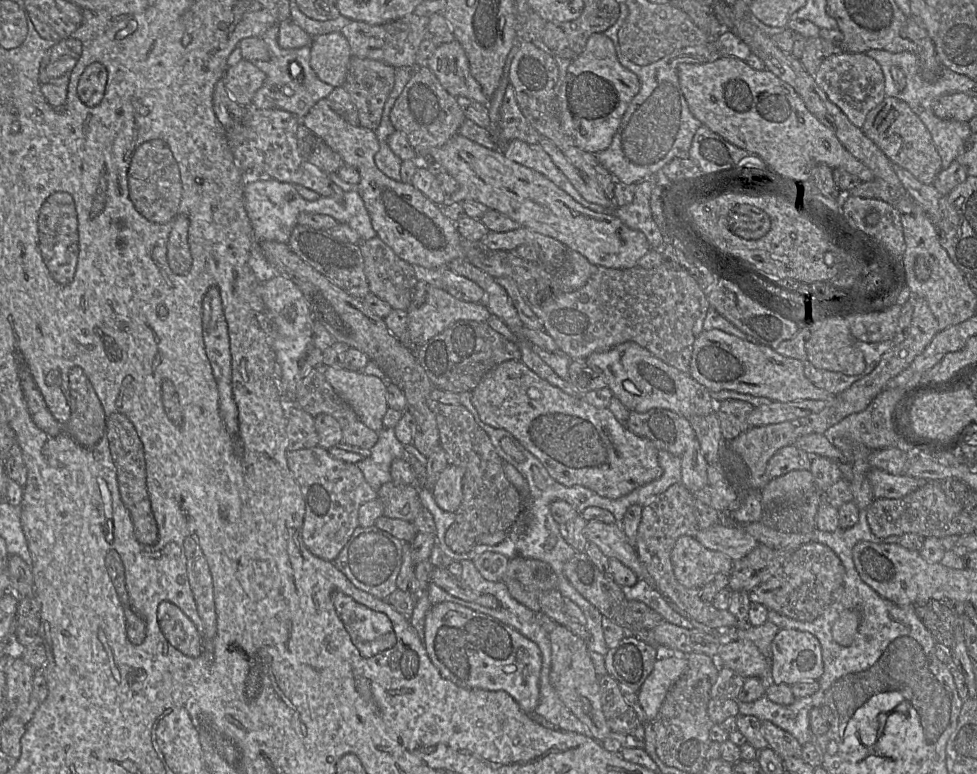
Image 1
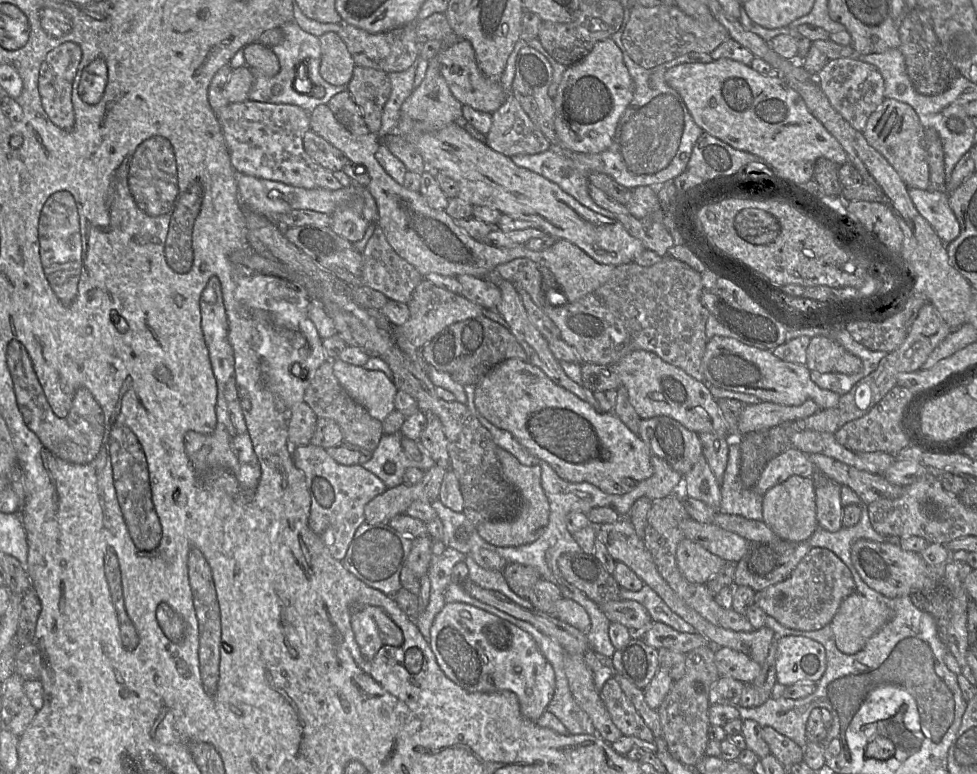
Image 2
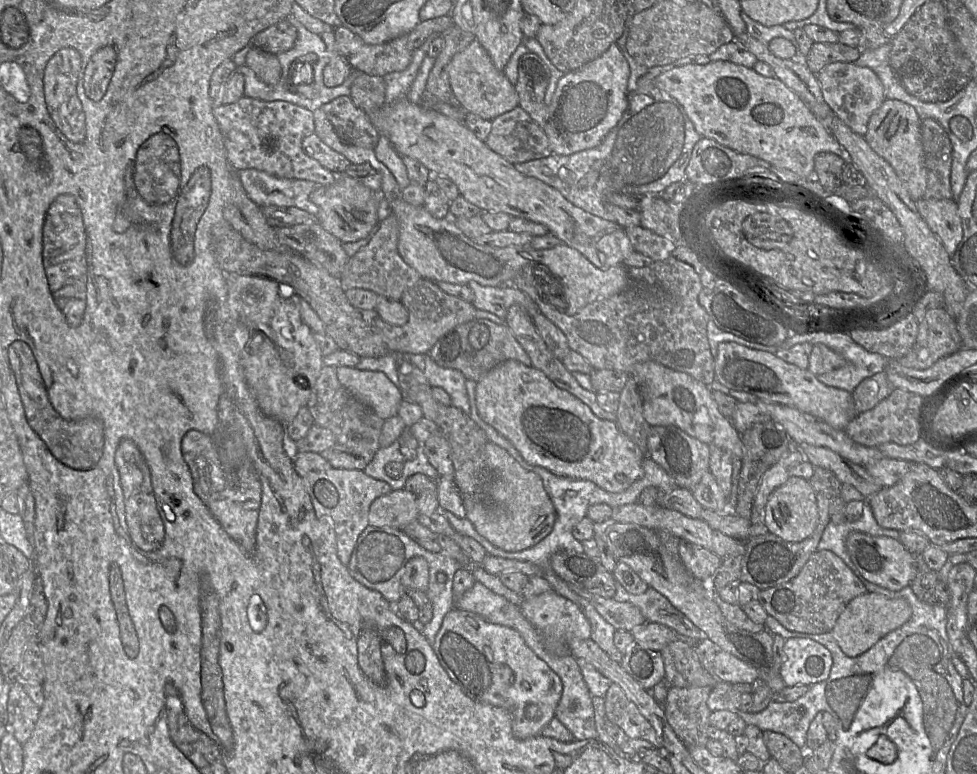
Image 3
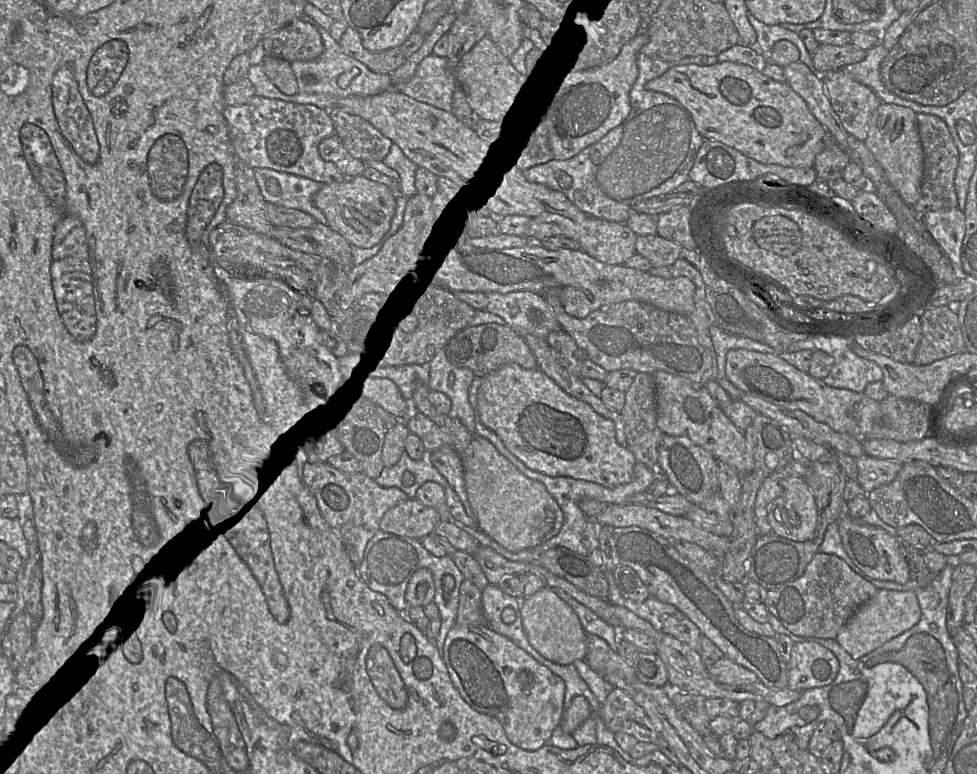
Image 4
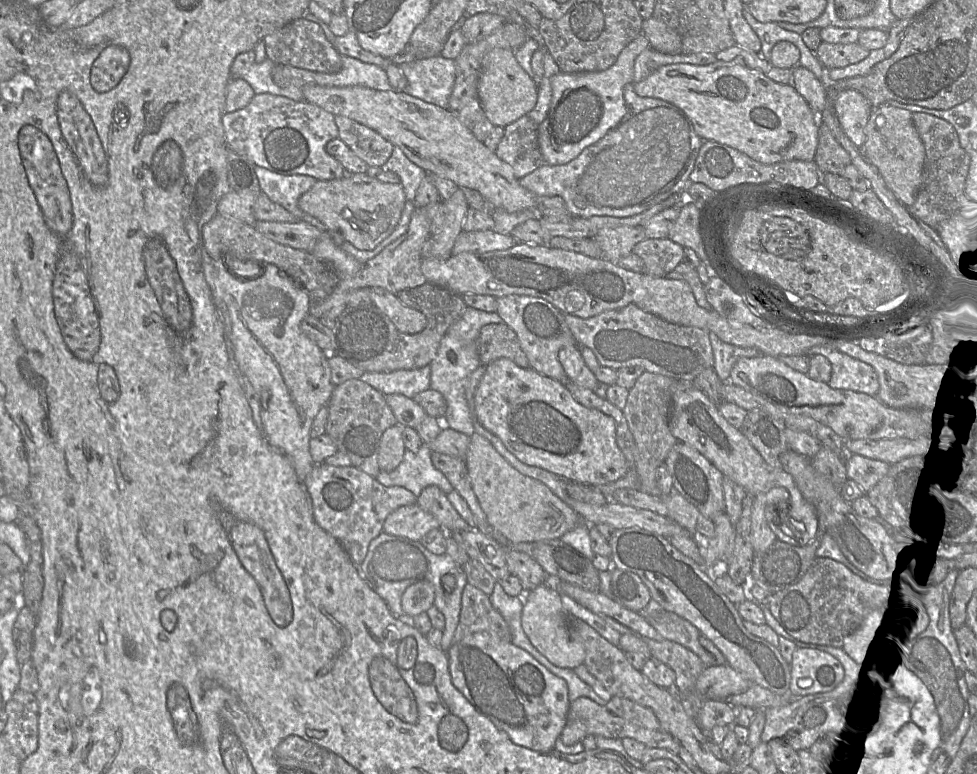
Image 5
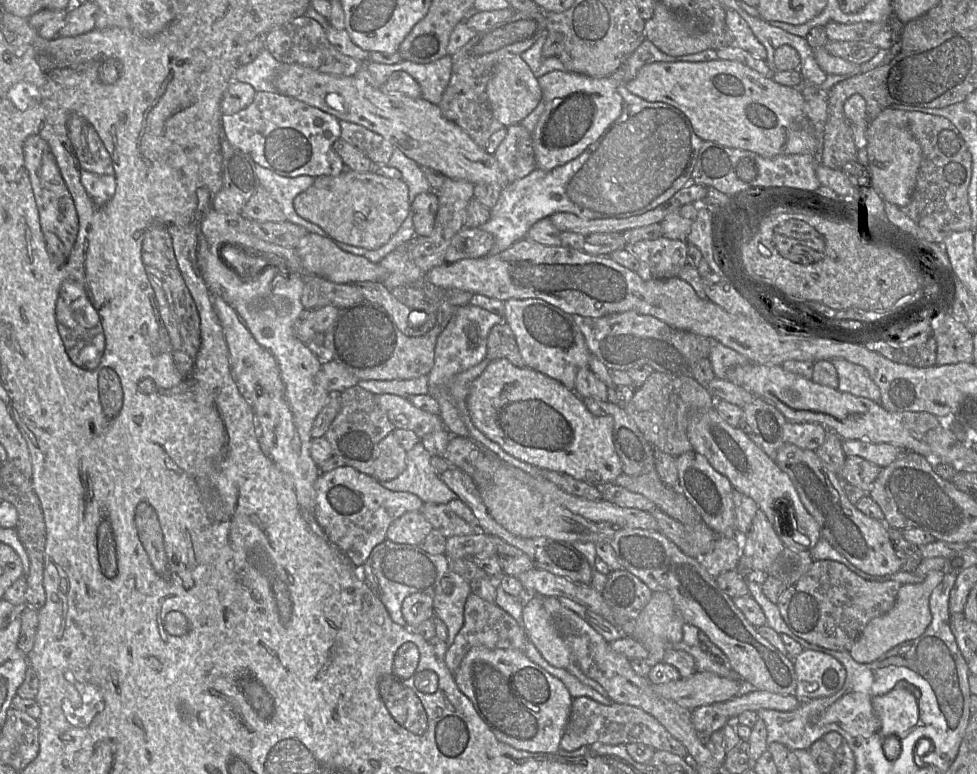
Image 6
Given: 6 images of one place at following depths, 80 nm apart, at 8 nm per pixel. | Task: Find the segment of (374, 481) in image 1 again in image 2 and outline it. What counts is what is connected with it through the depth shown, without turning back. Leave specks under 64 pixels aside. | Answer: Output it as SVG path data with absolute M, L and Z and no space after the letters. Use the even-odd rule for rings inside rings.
M400 433L383 434L377 448L372 452L370 460L362 465L363 468L381 479L387 488L403 484L403 475L410 467L419 468L425 472L436 464L421 445L422 459L420 461L410 459L402 447L401 438ZM388 462L395 465L394 473L385 472L384 466Z

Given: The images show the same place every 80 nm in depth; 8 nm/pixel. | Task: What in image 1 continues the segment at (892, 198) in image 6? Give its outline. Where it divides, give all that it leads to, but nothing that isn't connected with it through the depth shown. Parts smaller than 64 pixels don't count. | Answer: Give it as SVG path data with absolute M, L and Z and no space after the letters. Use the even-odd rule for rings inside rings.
M885 97L867 114L862 131L894 165L907 170L923 184L933 184L942 169L941 159L927 128L907 103Z

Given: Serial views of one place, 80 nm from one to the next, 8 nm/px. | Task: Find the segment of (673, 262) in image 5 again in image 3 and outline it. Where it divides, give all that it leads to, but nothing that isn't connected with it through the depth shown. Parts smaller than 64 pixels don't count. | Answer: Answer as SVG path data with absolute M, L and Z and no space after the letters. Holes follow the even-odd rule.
M641 225L626 227L625 232L634 251L650 257L653 261L667 259L677 246L672 239L660 236Z

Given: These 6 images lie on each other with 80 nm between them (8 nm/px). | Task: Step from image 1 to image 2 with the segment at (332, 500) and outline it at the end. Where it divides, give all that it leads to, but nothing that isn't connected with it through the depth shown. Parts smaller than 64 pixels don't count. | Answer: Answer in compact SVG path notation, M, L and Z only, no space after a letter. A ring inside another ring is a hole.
M312 444L293 449L295 466L305 476L311 497L308 525L329 549L331 555L342 561L347 554L358 527L365 523L364 508L376 496L388 488L376 475L361 465L346 466L337 463L327 451Z

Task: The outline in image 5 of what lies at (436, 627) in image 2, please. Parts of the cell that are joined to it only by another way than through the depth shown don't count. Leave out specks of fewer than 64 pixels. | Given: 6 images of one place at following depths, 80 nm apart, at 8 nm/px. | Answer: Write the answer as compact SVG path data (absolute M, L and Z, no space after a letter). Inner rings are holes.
M479 632L453 643L447 651L449 672L457 690L497 728L506 732L510 740L533 751L554 749L567 722L571 702L565 680L551 673L529 653L505 642L496 635Z

